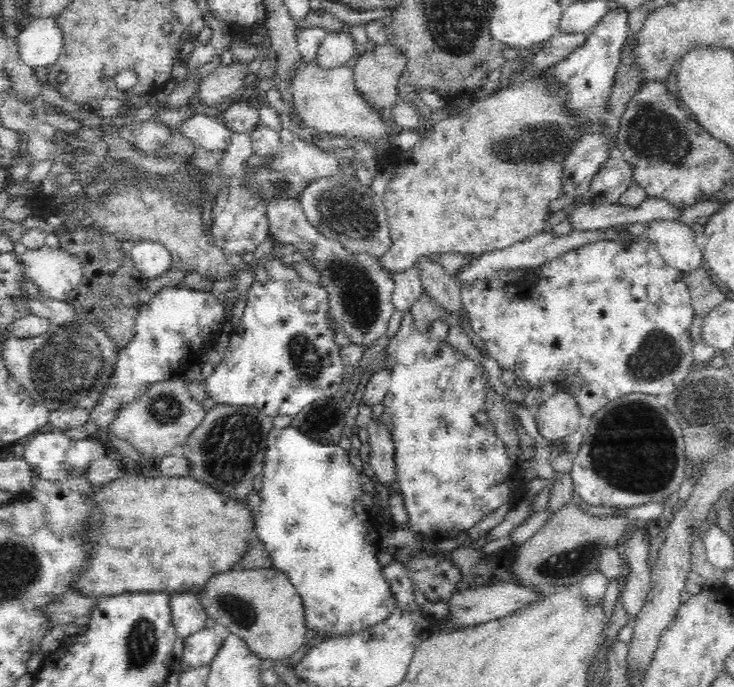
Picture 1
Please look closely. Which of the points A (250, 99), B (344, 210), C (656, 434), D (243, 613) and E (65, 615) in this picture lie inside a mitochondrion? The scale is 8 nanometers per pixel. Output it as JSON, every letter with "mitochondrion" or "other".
{"A":"other","B":"mitochondrion","C":"mitochondrion","D":"mitochondrion","E":"other"}

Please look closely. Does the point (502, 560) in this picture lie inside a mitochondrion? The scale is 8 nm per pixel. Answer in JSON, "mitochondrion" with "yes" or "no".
{"mitochondrion":"no"}

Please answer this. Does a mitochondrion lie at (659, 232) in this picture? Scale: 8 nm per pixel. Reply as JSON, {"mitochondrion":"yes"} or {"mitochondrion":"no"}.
{"mitochondrion":"no"}

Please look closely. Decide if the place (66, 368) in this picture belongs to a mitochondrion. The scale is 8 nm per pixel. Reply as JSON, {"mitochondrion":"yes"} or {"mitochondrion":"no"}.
{"mitochondrion":"yes"}

